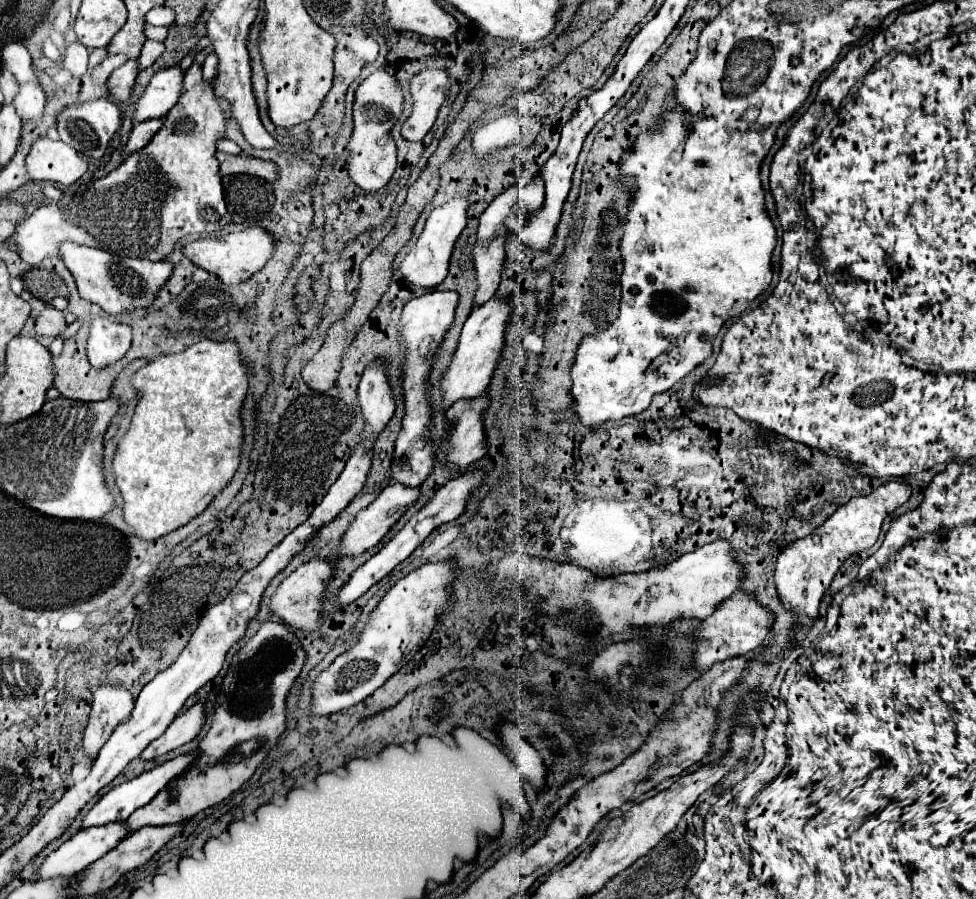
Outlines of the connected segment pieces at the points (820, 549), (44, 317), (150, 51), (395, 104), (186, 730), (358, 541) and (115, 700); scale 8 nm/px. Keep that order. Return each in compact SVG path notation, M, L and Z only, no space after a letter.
M898 481L882 483L870 495L852 497L846 505L838 507L836 513L824 525L820 525L808 537L794 541L790 547L784 547L784 551L780 551L776 563L776 585L782 603L794 613L796 621L804 625L814 623L814 619L818 617L820 599L828 589L828 585L832 583L844 559L850 557L852 553L872 547L878 539L886 515L896 511L900 505L904 505L908 497L910 497L908 483L898 483Z
M46 307L38 321L36 321L36 333L38 335L50 335L50 337L58 337L64 329L66 329L66 321L64 321L64 313L54 309L54 307Z
M148 39L148 41L144 43L144 47L142 47L140 57L138 57L138 69L142 71L142 69L150 67L150 65L152 65L152 63L162 55L162 53L164 53L164 45Z
M378 69L366 77L356 89L354 101L354 135L348 143L350 167L348 173L364 191L382 189L394 175L396 169L396 143L390 137L392 127L398 123L404 105L404 91L394 75L386 69Z
M198 701L184 715L176 717L172 721L172 725L164 731L164 735L160 735L156 741L152 741L144 749L142 759L154 759L156 755L164 755L164 753L168 753L168 751L192 741L202 731L204 723L206 723L204 701Z
M392 483L388 485L380 495L378 499L368 505L364 511L358 513L356 521L350 525L350 529L346 531L344 539L342 539L342 545L340 549L336 549L336 555L338 557L344 557L344 555L360 555L364 553L366 549L374 547L376 543L380 543L380 539L394 527L394 523L408 511L408 507L412 507L420 497L420 487L404 487L400 483Z
M96 685L92 693L92 713L82 741L90 763L96 761L100 747L108 741L108 735L112 735L120 723L128 721L134 707L132 695L128 695L128 691L120 685Z

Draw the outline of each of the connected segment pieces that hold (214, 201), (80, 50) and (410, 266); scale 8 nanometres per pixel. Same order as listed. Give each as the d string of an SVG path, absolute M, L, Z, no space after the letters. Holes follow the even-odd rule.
M192 63L186 71L184 79L184 93L178 103L166 115L164 127L152 137L152 141L128 155L122 165L110 171L106 177L94 181L82 195L64 197L58 203L42 205L36 209L28 219L16 225L14 241L18 243L22 261L38 267L46 257L60 257L60 243L72 241L76 245L98 247L108 253L124 255L124 257L138 257L150 261L164 261L172 251L174 245L186 235L210 235L220 233L232 219L226 209L224 191L222 191L222 177L220 177L220 163L216 155L216 143L224 137L228 115L228 103L220 103L212 91L214 81L202 79L202 65ZM122 171L132 171L124 177Z
M72 43L66 49L64 55L64 67L72 73L72 75L84 75L88 71L88 49L82 43Z
M454 197L446 205L432 209L416 247L404 257L404 261L400 265L400 275L406 283L432 289L432 287L436 287L438 283L444 281L444 277L448 275L448 265L450 265L454 245L456 245L460 233L464 231L466 221L468 221L466 209L468 209L468 203L466 203L464 197Z

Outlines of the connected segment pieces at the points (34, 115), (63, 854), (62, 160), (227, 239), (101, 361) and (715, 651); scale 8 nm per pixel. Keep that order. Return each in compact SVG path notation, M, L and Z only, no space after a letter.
M24 85L20 89L22 93L16 95L14 99L14 109L20 115L22 121L32 121L38 123L44 115L44 105L46 105L46 95L40 85Z
M124 821L82 829L46 857L34 879L74 875L76 871L84 871L90 863L112 851L124 837L128 837L124 835Z
M38 139L26 157L26 173L32 181L72 185L86 173L86 169L88 161L64 141Z
M250 227L246 231L236 231L236 233L228 233L228 235L220 235L220 237L192 241L184 247L184 253L188 255L188 259L194 265L220 277L222 283L240 285L240 283L248 281L256 271L260 271L264 267L264 263L268 263L274 249L276 249L276 241L270 237L268 231L264 231L262 227Z
M96 315L90 319L88 361L96 369L104 369L120 361L130 349L132 333L124 323L114 323L110 317Z
M736 593L726 603L722 603L694 633L696 667L706 671L718 661L732 659L750 649L756 649L758 645L762 645L762 641L770 633L774 621L776 621L776 615L772 615L772 611L768 611L768 607L764 607L762 603L756 603L756 599L752 599L752 595Z

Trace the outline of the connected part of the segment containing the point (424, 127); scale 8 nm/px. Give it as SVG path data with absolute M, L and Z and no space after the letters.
M426 69L412 77L410 89L414 97L414 109L402 127L402 137L408 141L422 141L426 137L446 101L450 85L450 77L444 69Z

